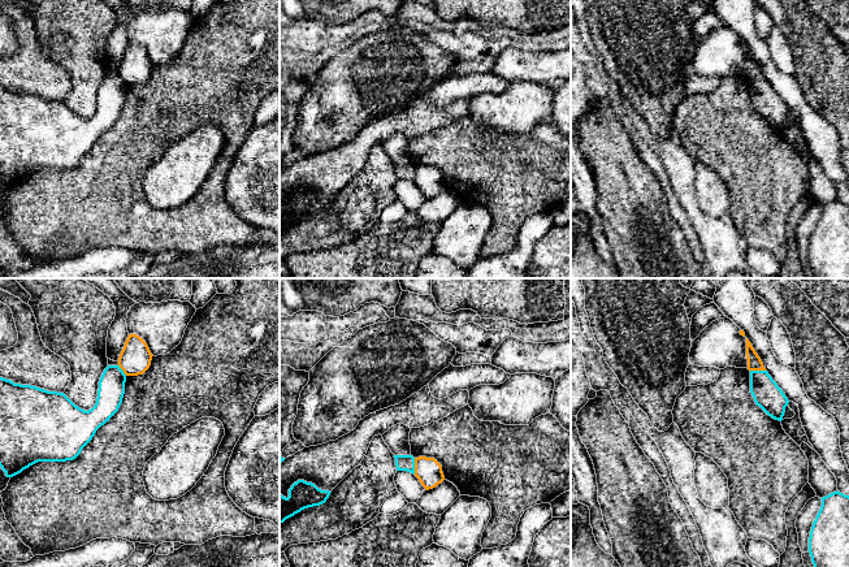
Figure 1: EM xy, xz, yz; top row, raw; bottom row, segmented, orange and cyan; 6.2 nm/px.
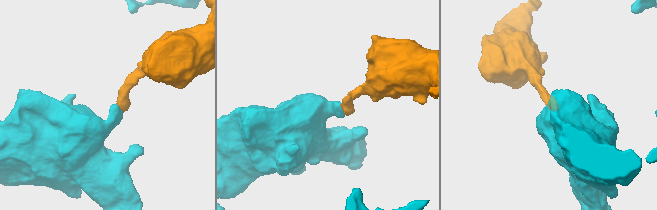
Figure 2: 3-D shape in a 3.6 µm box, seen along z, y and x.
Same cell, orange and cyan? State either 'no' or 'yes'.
no

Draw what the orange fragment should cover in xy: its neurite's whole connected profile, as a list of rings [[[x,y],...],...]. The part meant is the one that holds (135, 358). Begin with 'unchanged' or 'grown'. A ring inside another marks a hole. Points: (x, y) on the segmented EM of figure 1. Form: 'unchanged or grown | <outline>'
unchanged | [[[129,334],[120,354],[118,365],[126,376],[143,375],[150,368],[152,356],[143,338]]]

